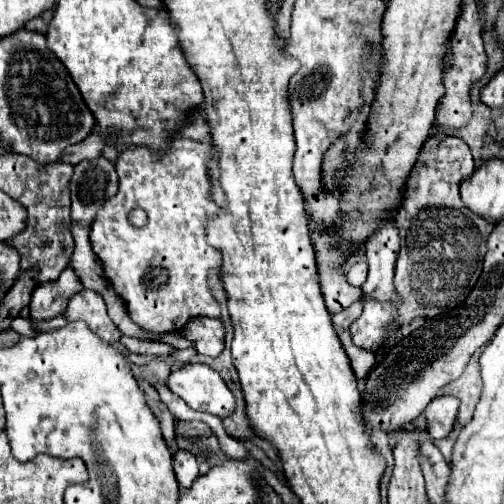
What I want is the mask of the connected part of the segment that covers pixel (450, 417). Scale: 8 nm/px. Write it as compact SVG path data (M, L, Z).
M438 396L432 400L432 404L428 404L428 408L424 408L422 416L428 422L430 438L446 438L452 432L458 408L460 400L456 396Z

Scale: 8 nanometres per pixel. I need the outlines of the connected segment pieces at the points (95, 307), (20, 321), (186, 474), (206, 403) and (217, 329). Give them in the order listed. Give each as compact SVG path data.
M82 290L74 294L64 312L68 320L84 320L92 332L96 332L104 342L118 342L122 332L110 320L102 296L92 290Z
M16 316L16 318L12 320L12 328L14 328L18 334L22 334L22 336L34 336L34 334L36 334L34 328L30 328L30 322L28 322L26 318L22 318L22 316Z
M178 450L174 456L174 472L182 488L190 488L198 478L198 460L188 450Z
M188 364L174 370L168 378L168 388L192 410L210 412L222 420L236 410L232 390L224 384L222 376L206 364Z
M200 316L200 318L192 318L184 328L182 328L182 336L190 338L196 342L196 350L204 356L220 356L220 352L224 350L224 324L220 318L208 318L208 316Z

